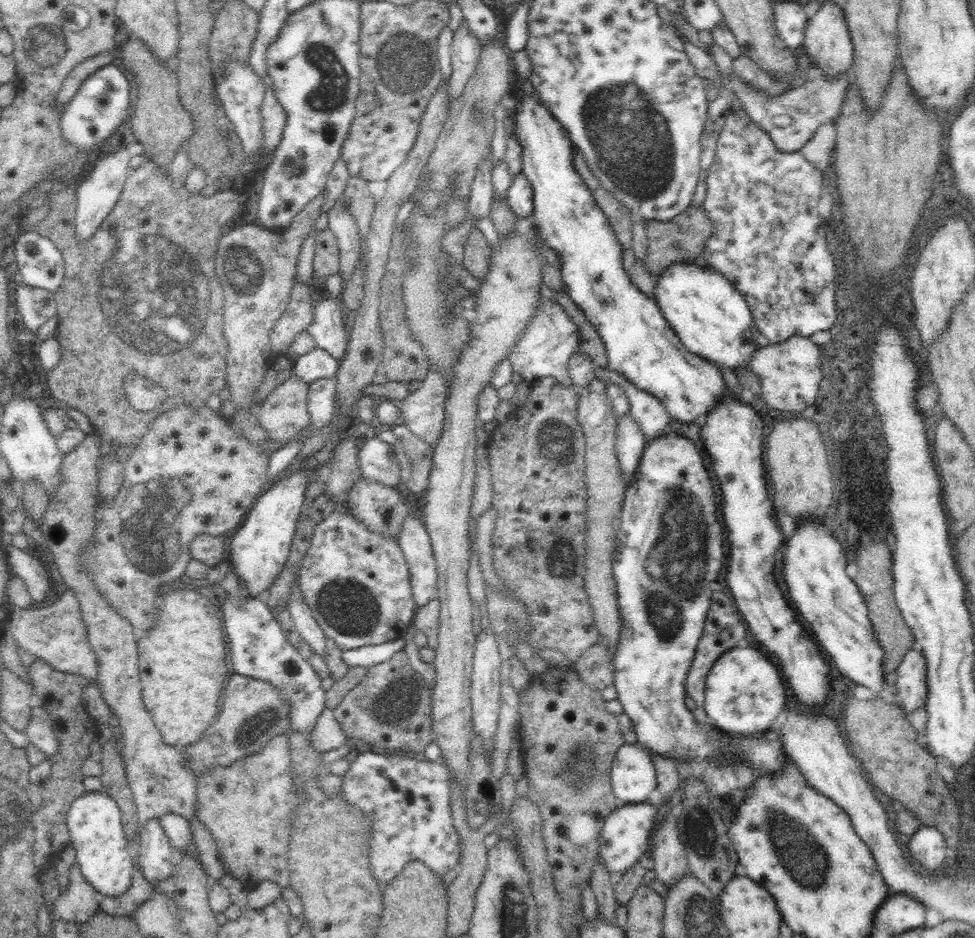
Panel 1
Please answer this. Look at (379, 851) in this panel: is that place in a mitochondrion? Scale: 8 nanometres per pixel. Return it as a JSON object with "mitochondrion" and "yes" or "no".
{"mitochondrion":"yes"}

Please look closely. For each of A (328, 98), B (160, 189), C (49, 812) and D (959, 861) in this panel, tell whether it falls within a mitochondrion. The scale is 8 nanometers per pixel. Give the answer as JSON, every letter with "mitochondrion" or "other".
{"A":"mitochondrion","B":"other","C":"other","D":"other"}

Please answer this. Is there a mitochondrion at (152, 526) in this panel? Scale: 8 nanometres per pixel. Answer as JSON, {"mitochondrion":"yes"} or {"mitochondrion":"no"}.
{"mitochondrion":"yes"}

